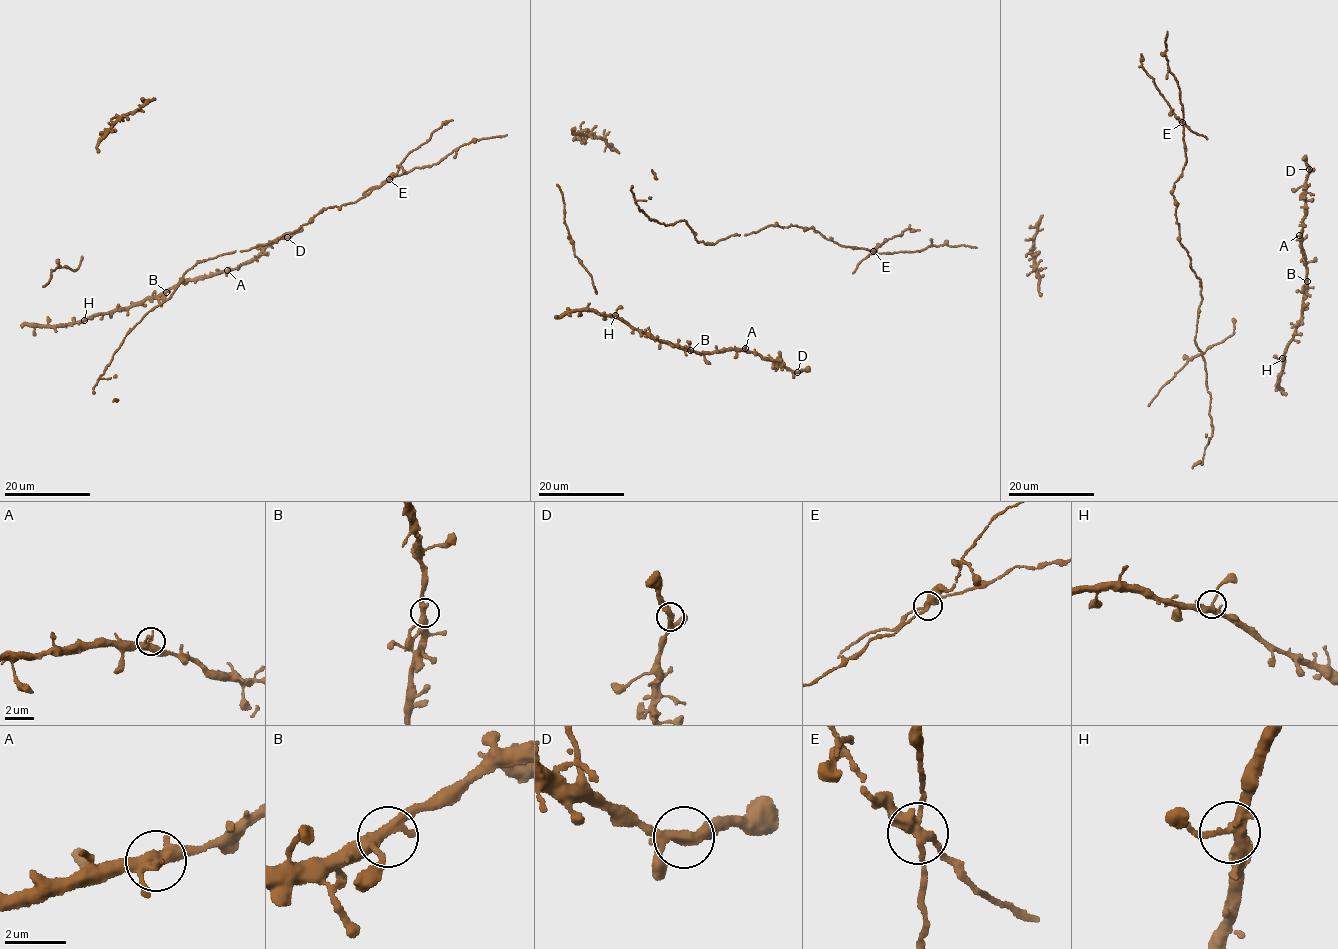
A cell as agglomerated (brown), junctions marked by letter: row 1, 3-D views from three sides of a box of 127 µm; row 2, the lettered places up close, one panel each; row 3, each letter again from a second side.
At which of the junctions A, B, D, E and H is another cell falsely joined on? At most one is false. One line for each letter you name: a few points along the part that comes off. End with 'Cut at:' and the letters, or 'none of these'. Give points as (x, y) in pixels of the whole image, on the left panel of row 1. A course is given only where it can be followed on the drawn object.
E: Course of the part to remove: (389, 179), (398, 172), (399, 164), (409, 153), (425, 143), (440, 126), (452, 120)
Cut at: E

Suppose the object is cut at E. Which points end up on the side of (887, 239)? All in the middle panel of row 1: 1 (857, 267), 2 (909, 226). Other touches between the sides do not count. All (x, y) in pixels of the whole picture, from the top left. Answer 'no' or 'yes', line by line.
1: yes
2: yes

